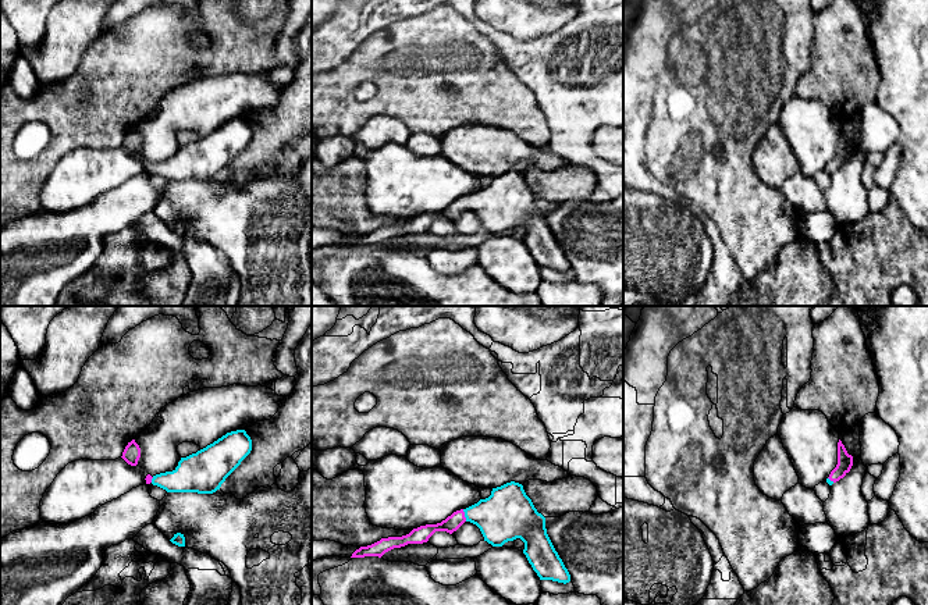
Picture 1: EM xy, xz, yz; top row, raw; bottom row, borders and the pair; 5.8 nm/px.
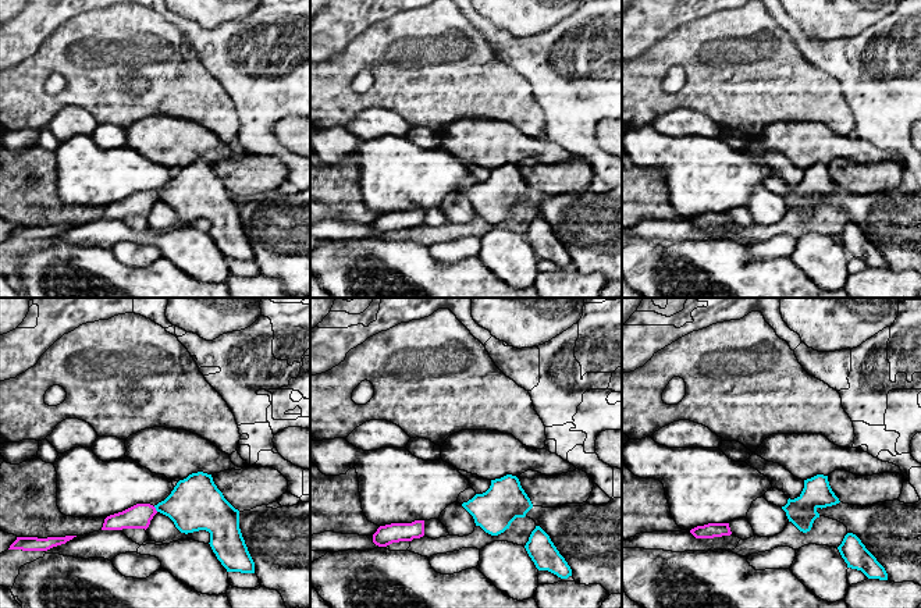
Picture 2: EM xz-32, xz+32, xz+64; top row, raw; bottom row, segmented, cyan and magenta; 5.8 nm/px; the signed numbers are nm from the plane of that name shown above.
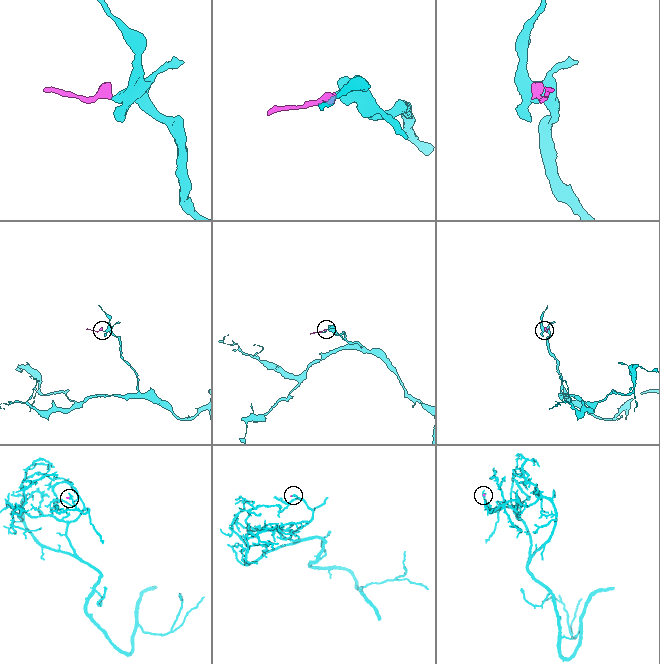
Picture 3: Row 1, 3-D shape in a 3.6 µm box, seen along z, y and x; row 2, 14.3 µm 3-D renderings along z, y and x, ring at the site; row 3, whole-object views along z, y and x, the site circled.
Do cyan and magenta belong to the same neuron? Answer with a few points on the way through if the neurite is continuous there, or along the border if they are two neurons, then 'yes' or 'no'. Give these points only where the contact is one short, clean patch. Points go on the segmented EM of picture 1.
way xz (508, 513), (465, 515), (457, 519); yes

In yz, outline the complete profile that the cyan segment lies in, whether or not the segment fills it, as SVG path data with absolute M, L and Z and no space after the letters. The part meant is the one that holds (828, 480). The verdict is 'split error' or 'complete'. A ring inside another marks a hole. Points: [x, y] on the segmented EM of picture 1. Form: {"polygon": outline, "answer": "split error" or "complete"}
{"polygon": "M839 439L839 442L838 442L838 465L831 471L829 477L826 478L826 483L829 485L832 485L833 483L843 478L850 471L851 466L853 466L853 456L847 453L845 445Z", "answer": "split error"}

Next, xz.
{"polygon": "M515 481L493 488L488 498L454 512L441 523L420 526L402 537L381 538L371 545L360 547L351 558L381 558L394 548L427 542L435 531L452 534L465 522L476 524L484 541L493 547L520 538L525 542L523 554L540 580L563 584L570 581L570 574L547 534L545 517L537 512L523 485Z", "answer": "split error"}

